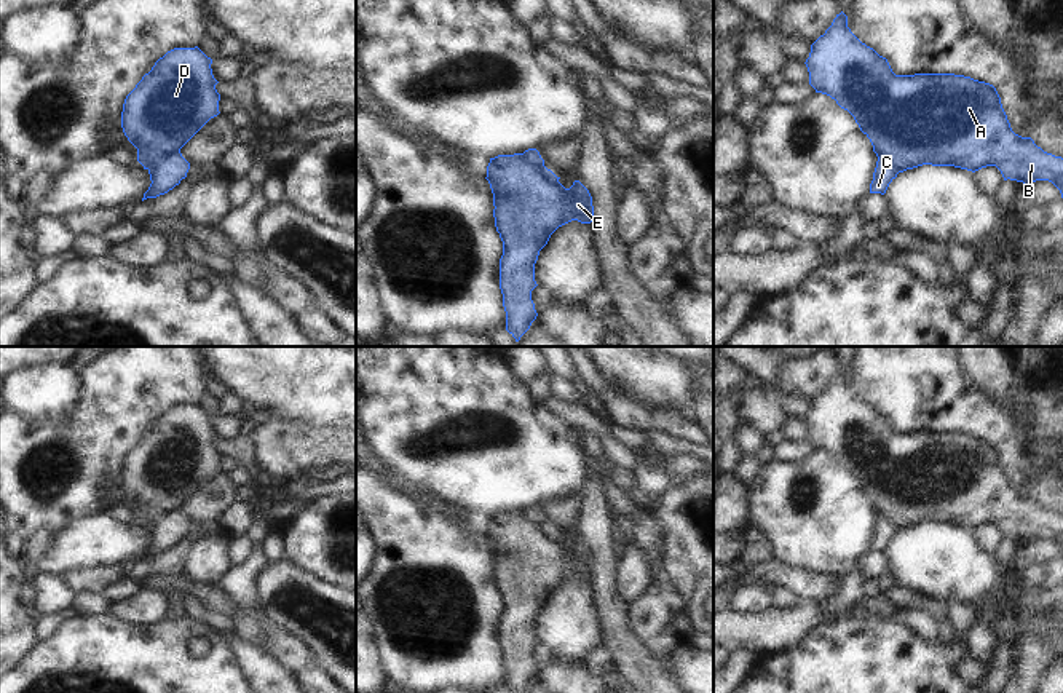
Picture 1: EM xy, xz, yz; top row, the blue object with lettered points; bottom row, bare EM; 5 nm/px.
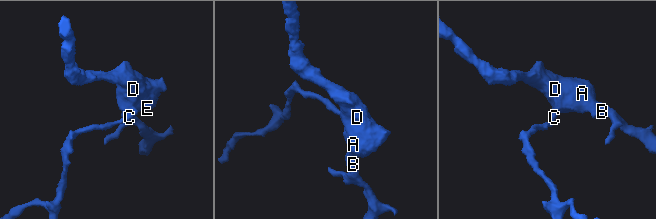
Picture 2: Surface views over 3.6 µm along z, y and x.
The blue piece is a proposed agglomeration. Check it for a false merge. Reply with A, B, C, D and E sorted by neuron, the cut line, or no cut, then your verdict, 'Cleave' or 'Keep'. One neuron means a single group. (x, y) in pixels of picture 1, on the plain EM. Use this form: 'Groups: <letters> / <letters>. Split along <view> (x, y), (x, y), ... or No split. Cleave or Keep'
Groups: A B D E / C. Split along xy (179, 506), (166, 511), (149, 527). Cleave.

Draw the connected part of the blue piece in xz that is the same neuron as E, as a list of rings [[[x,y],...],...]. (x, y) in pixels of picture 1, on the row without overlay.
[[[522,511],[490,516],[485,537],[503,599],[500,647],[506,688],[524,693],[538,674],[532,648],[538,644],[535,621],[539,608],[559,584],[571,578],[592,580],[592,554],[579,538],[565,546],[551,527],[525,521]]]

